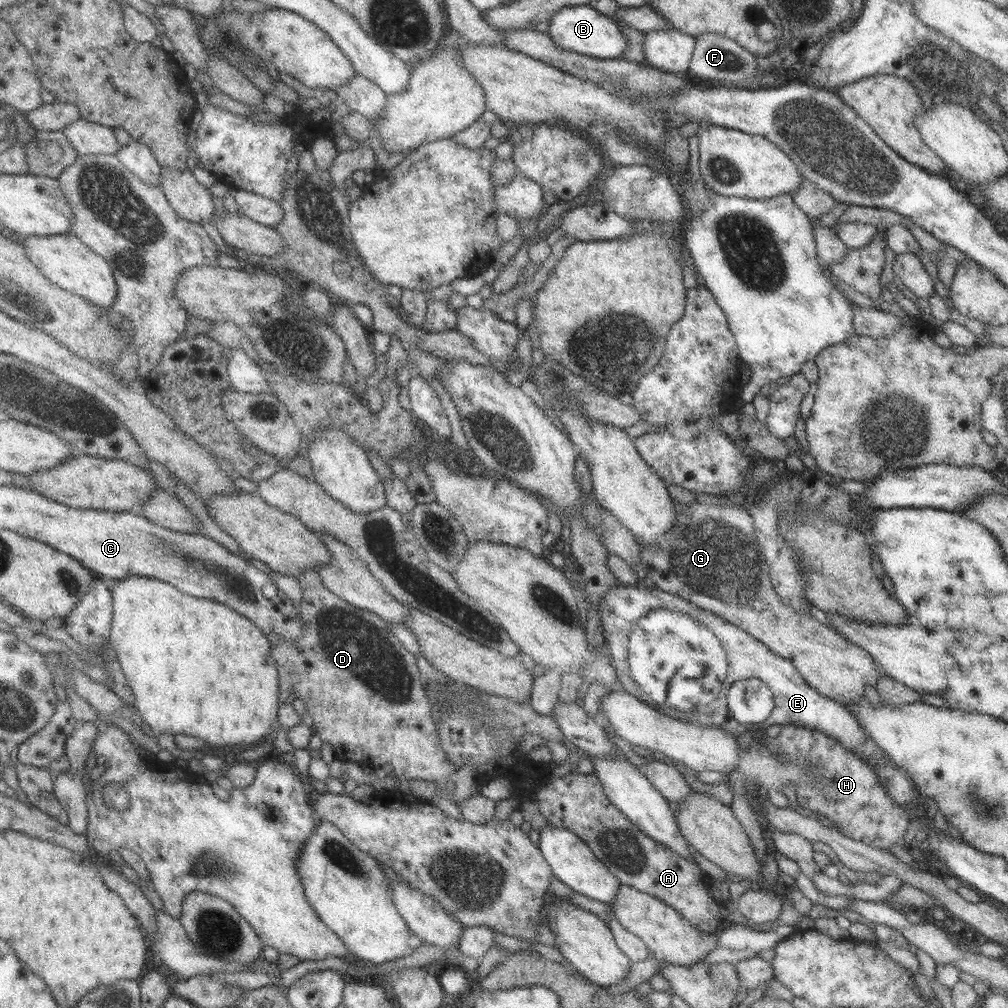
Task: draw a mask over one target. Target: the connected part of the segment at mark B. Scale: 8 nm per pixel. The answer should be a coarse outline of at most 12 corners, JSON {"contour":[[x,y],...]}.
{"contour":[[588,4],[562,7],[547,33],[560,48],[619,58],[618,21]]}

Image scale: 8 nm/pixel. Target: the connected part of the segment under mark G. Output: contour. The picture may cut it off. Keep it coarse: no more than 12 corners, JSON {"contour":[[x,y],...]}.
{"contour":[[738,502],[639,543],[639,580],[712,611],[850,703],[884,674],[782,602]]}

